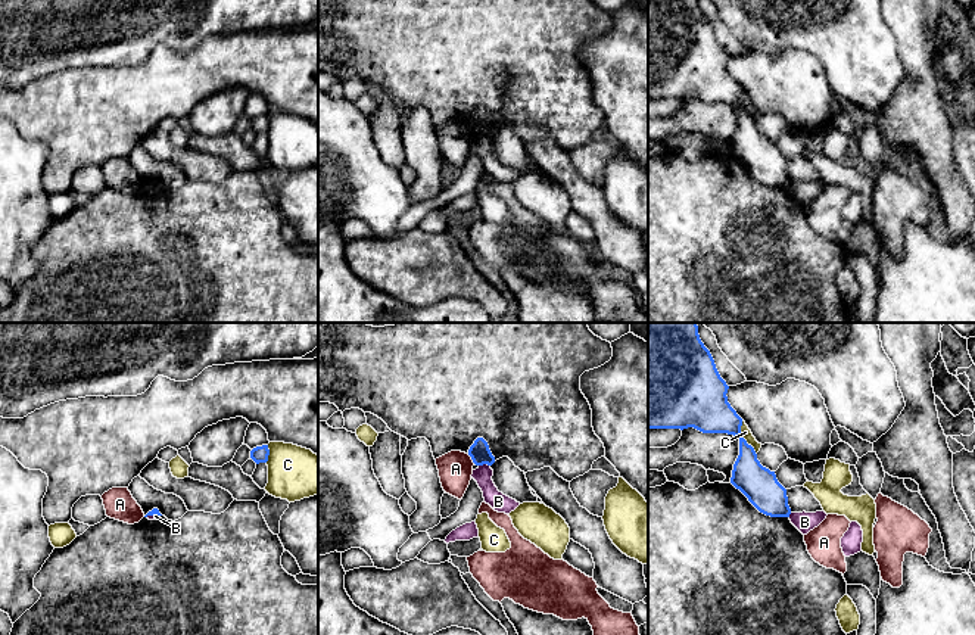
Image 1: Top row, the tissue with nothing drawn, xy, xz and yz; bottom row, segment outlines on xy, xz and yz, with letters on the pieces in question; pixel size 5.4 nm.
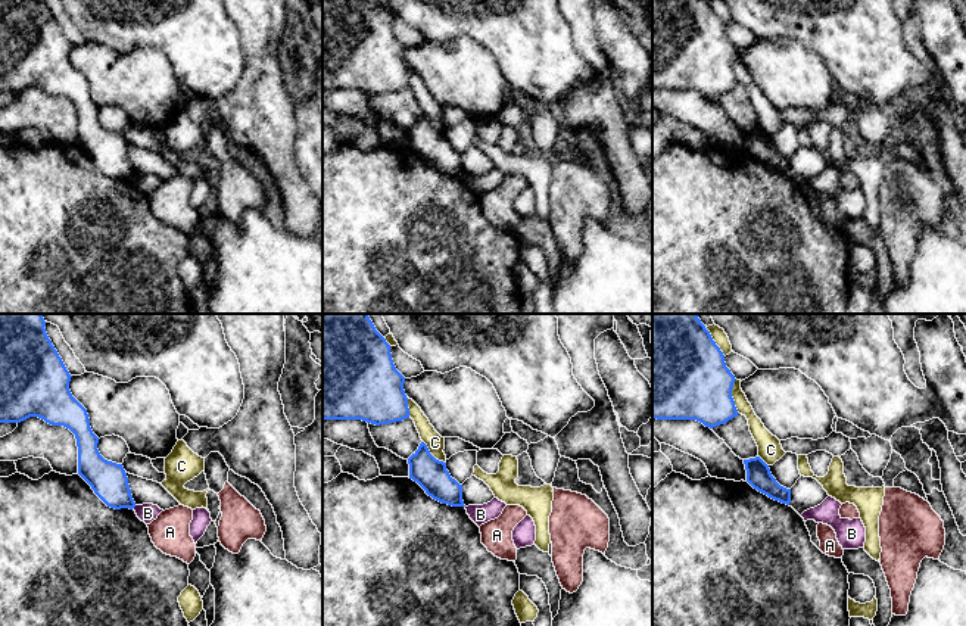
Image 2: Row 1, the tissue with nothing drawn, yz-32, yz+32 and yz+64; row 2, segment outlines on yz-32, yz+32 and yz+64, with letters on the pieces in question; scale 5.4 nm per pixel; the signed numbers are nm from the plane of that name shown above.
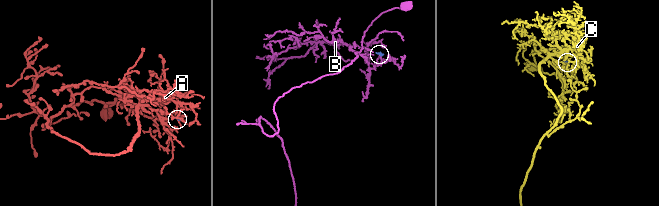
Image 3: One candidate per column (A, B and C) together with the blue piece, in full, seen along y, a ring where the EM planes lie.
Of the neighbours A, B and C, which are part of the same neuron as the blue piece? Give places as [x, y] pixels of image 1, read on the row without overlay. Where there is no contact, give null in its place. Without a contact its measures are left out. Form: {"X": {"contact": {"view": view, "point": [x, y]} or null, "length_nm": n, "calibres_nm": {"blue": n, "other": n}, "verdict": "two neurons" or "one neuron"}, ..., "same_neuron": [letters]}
{"A": {"contact": {"view": "xz", "point": [472, 128]}, "length_nm": 70, "calibres_nm": {"blue": 120, "other": 190}, "verdict": "two neurons"}, "B": {"contact": {"view": "xz", "point": [483, 133]}, "length_nm": 60, "calibres_nm": {"blue": 120, "other": 100}, "verdict": "two neurons"}, "C": {"contact": {"view": "yz", "point": [743, 108]}, "length_nm": 200, "calibres_nm": {"blue": 240, "other": 60}, "verdict": "two neurons"}, "same_neuron": []}

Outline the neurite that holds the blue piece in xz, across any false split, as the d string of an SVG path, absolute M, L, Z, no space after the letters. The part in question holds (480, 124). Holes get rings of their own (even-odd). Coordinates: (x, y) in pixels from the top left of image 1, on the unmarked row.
M477 108L474 110L468 119L468 125L476 136L492 136L495 133L495 127L492 125L488 112L483 108Z

